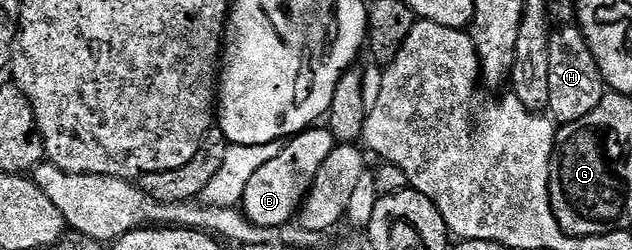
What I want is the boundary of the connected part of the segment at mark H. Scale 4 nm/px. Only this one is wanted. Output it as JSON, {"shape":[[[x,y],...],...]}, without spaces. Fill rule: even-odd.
{"shape":[[[563,24],[552,29],[549,40],[549,104],[547,110],[556,123],[576,122],[597,104],[601,104],[605,93],[603,74],[597,60],[585,40],[583,31],[575,24]]]}

